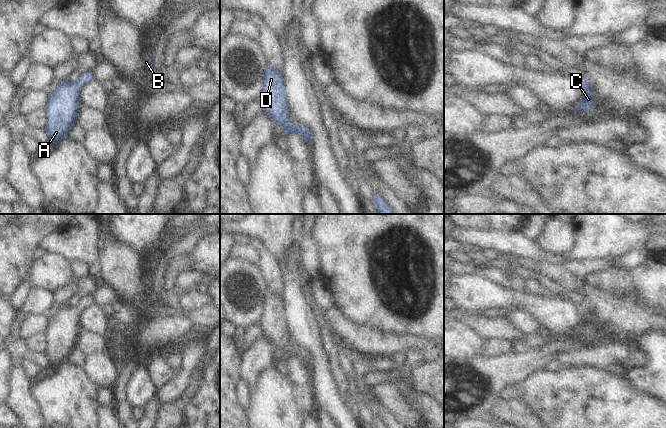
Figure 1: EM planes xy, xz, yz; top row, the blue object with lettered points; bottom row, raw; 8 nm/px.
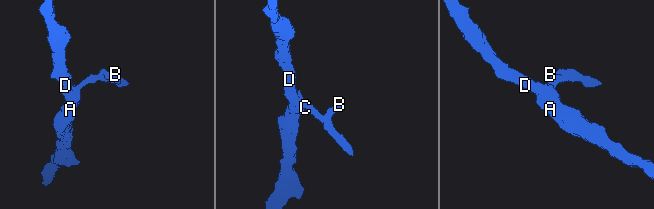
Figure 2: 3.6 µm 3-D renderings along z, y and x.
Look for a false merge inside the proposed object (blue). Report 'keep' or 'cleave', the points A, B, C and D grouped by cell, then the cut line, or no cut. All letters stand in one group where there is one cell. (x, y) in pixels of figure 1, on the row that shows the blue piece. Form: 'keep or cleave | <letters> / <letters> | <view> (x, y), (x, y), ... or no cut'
keep | A B C D | no cut

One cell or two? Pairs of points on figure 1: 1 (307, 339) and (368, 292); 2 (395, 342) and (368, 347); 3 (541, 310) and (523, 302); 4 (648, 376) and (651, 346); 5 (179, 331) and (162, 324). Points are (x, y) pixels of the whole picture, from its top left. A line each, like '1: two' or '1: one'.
1: two
2: one
3: one
4: one
5: one

